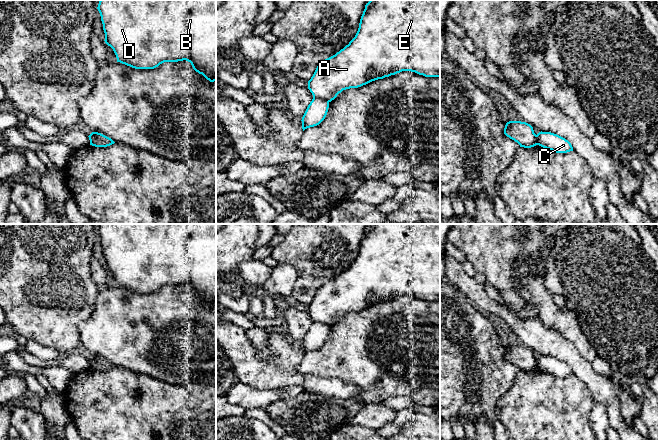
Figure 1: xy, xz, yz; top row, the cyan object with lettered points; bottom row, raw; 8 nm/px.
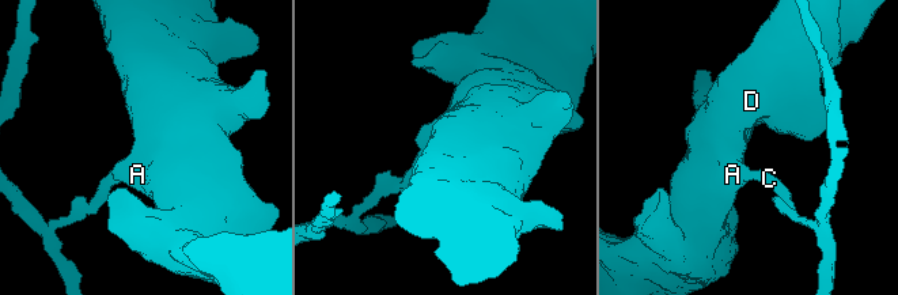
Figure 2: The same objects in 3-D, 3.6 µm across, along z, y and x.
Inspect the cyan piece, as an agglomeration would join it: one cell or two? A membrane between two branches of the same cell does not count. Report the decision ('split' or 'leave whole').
split

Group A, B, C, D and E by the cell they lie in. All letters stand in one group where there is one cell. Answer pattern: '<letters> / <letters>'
A B D E / C

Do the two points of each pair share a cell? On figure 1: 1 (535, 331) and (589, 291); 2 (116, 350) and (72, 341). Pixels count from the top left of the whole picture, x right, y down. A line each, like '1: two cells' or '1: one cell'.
1: two cells
2: two cells

